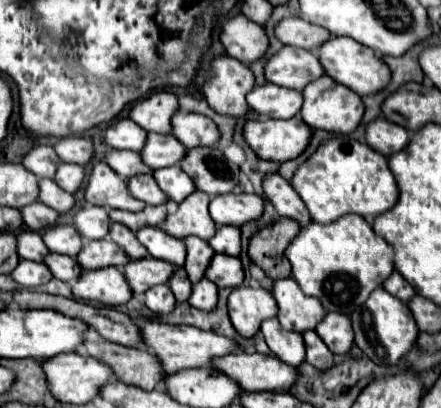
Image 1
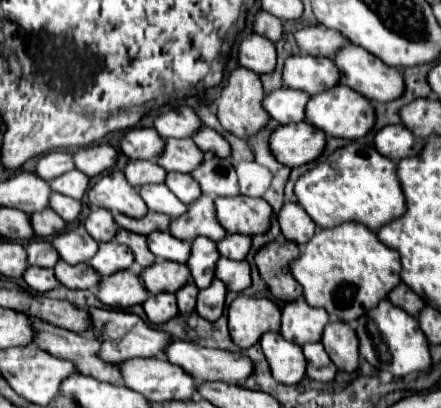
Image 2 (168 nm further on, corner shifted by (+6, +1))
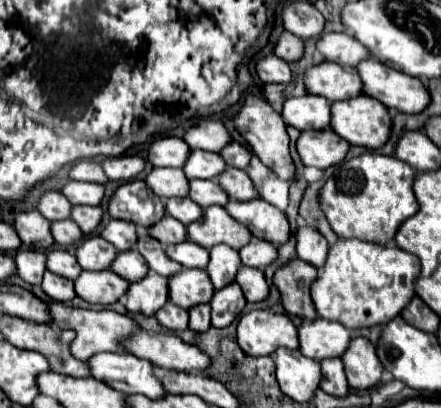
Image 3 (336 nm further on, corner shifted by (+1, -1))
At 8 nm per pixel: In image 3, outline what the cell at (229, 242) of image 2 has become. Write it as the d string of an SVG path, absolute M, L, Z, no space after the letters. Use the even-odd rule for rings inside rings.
M251 239L251 243L243 247L239 253L241 253L243 265L257 267L257 269L265 269L277 259L277 247L263 239Z

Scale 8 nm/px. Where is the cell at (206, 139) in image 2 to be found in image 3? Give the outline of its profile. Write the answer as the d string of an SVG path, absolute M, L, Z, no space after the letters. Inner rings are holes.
M229 143L223 151L221 151L221 157L225 159L227 165L231 167L237 167L237 169L247 169L249 161L251 161L251 151L239 143Z

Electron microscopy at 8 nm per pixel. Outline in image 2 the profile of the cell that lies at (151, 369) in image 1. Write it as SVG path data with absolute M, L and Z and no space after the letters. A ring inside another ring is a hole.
M36 321L34 329L38 337L34 339L40 349L46 349L54 357L70 359L78 365L78 371L84 375L92 375L98 381L106 383L120 383L122 373L116 363L108 363L100 359L100 339L94 335L72 333L62 327L56 327L46 321Z

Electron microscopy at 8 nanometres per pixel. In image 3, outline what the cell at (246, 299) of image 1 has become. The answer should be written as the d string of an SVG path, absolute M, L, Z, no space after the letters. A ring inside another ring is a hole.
M263 309L251 311L239 319L237 343L253 357L273 355L279 347L299 349L297 327L293 321L283 313L267 313Z

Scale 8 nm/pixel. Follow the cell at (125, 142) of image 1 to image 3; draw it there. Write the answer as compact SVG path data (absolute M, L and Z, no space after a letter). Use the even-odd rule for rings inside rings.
M165 137L149 147L149 163L153 167L183 167L191 147L179 137Z

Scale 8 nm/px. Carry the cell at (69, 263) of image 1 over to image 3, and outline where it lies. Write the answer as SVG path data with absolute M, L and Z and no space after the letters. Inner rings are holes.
M83 271L75 279L75 291L81 299L97 305L111 305L125 297L129 281L113 271Z

